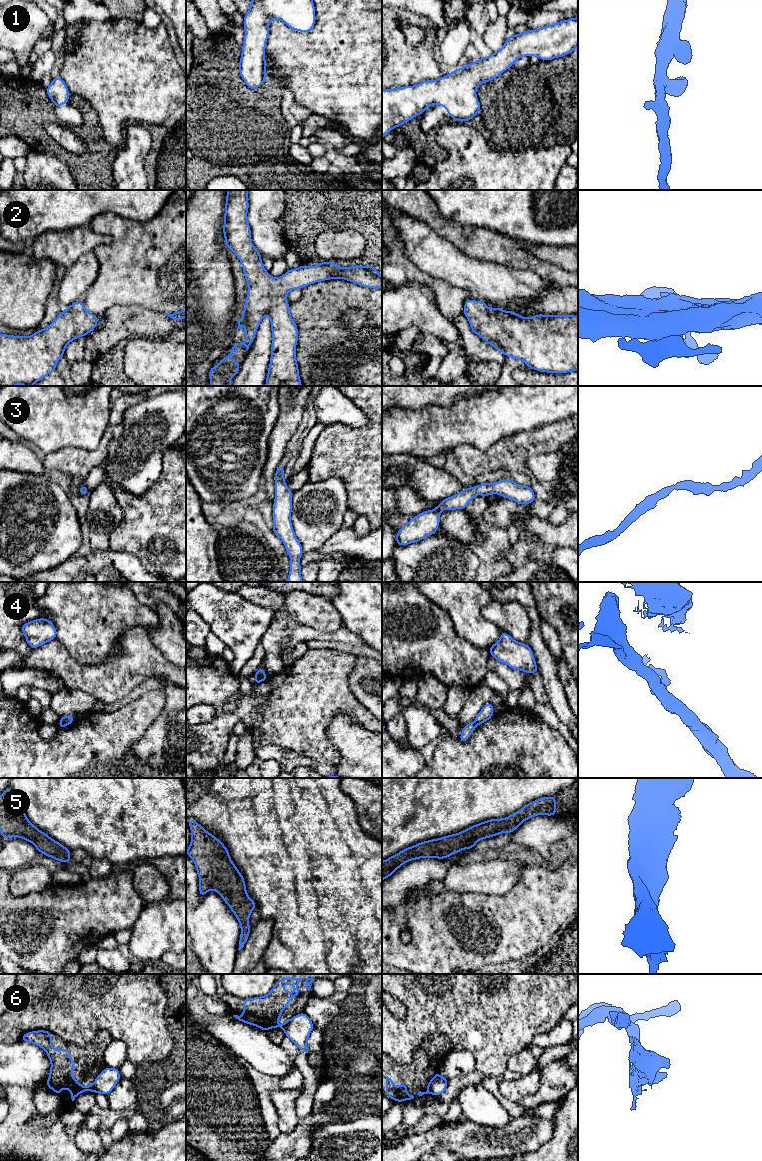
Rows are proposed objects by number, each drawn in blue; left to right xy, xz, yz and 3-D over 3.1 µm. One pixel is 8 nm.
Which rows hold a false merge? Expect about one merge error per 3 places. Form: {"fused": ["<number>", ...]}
{"fused": ["4", "6"]}

